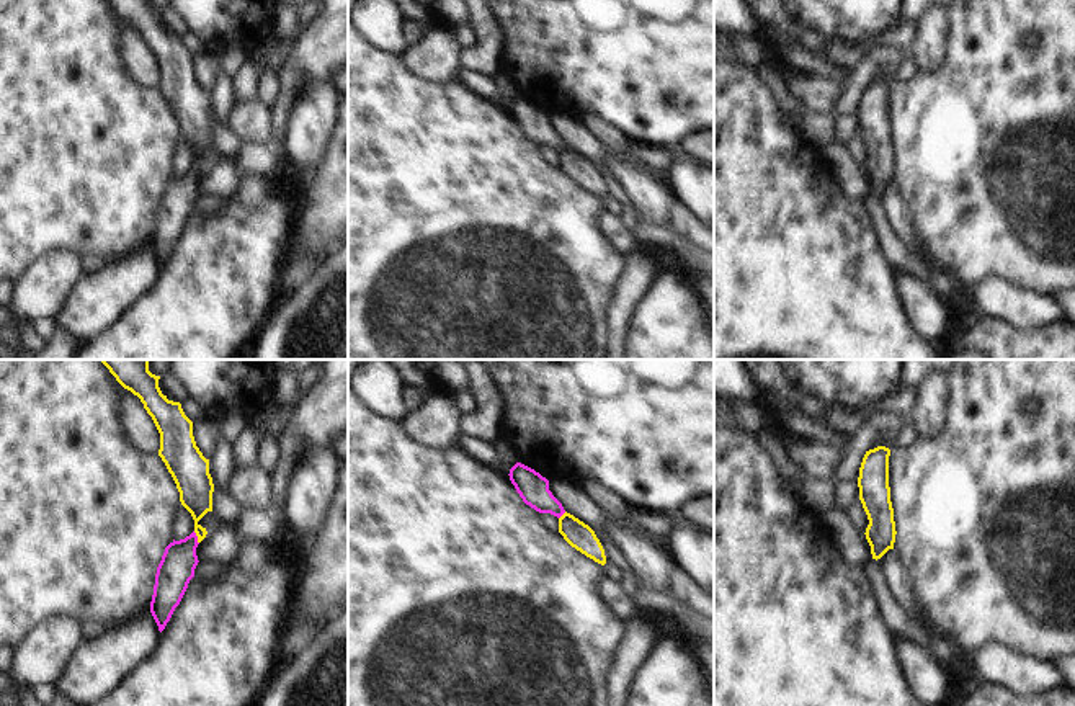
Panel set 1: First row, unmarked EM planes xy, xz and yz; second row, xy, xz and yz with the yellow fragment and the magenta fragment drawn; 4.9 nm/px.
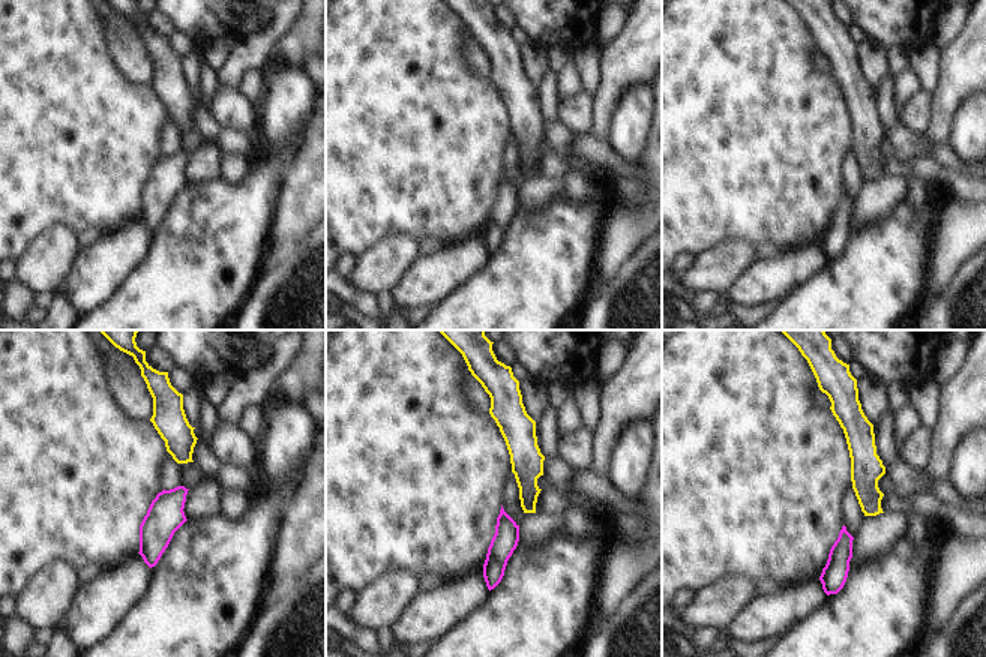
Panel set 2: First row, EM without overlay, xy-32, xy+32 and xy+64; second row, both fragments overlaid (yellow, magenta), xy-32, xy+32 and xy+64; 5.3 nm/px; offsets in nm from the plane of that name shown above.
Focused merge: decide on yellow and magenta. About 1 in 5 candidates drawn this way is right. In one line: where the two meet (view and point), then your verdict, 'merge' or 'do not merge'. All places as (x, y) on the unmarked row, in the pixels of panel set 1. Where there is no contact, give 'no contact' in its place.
meets yellow in xy at (198, 172); do not merge

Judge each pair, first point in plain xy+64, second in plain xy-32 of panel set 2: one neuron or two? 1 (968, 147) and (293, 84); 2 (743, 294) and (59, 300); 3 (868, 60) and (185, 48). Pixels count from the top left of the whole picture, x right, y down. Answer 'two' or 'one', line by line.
1: one
2: two
3: two

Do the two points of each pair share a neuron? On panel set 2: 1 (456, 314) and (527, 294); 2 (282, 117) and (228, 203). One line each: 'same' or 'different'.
1: same
2: different

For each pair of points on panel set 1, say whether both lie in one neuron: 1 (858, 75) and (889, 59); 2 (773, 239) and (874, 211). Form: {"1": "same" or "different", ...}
{"1": "same", "2": "different"}

